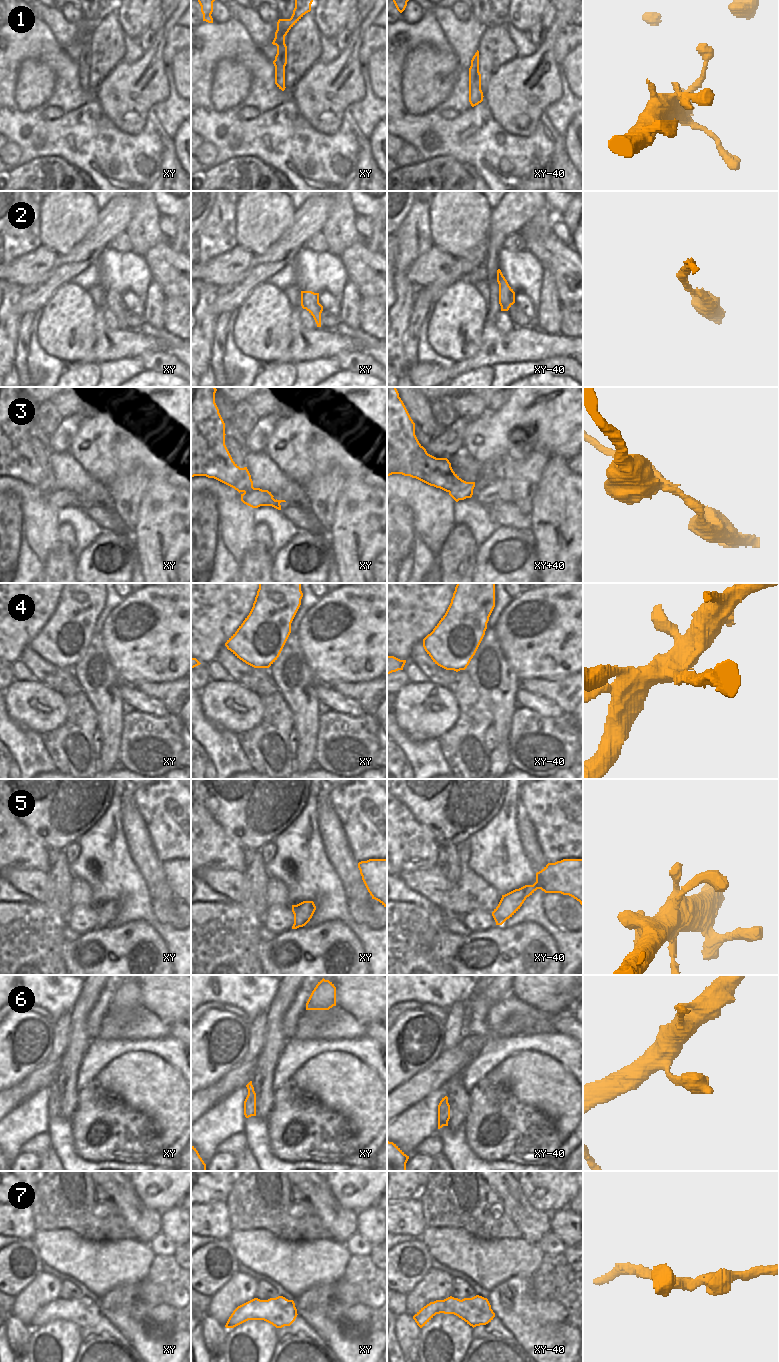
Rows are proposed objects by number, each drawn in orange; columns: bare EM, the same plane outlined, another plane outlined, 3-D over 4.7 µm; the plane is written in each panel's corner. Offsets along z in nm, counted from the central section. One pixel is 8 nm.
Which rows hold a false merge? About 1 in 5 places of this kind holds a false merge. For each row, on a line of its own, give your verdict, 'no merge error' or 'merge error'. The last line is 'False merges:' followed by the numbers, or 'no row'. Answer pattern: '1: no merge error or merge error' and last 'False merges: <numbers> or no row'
1: merge error
2: no merge error
3: merge error
4: no merge error
5: no merge error
6: no merge error
7: no merge error
False merges: 1, 3

